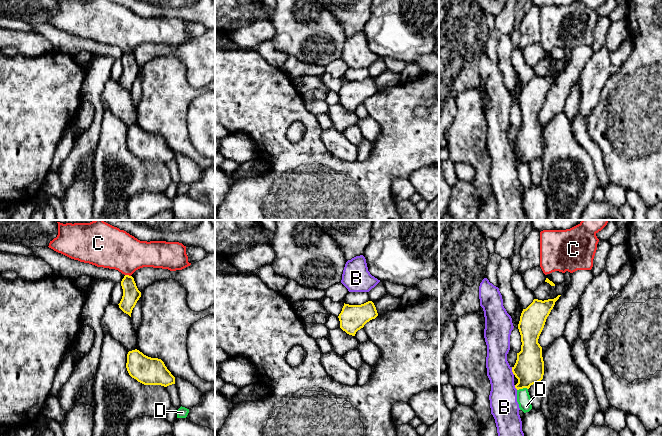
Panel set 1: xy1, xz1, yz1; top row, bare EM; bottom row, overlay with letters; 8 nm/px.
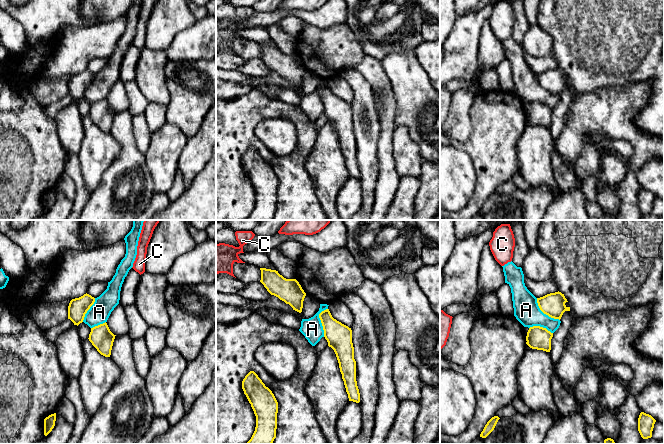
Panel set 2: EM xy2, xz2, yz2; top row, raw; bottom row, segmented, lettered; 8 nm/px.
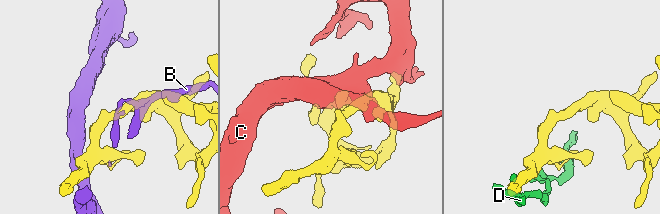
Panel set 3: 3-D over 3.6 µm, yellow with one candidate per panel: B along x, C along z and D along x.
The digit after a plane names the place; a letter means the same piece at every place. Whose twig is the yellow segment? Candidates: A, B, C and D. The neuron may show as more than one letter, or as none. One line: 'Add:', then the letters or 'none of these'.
Add: C

